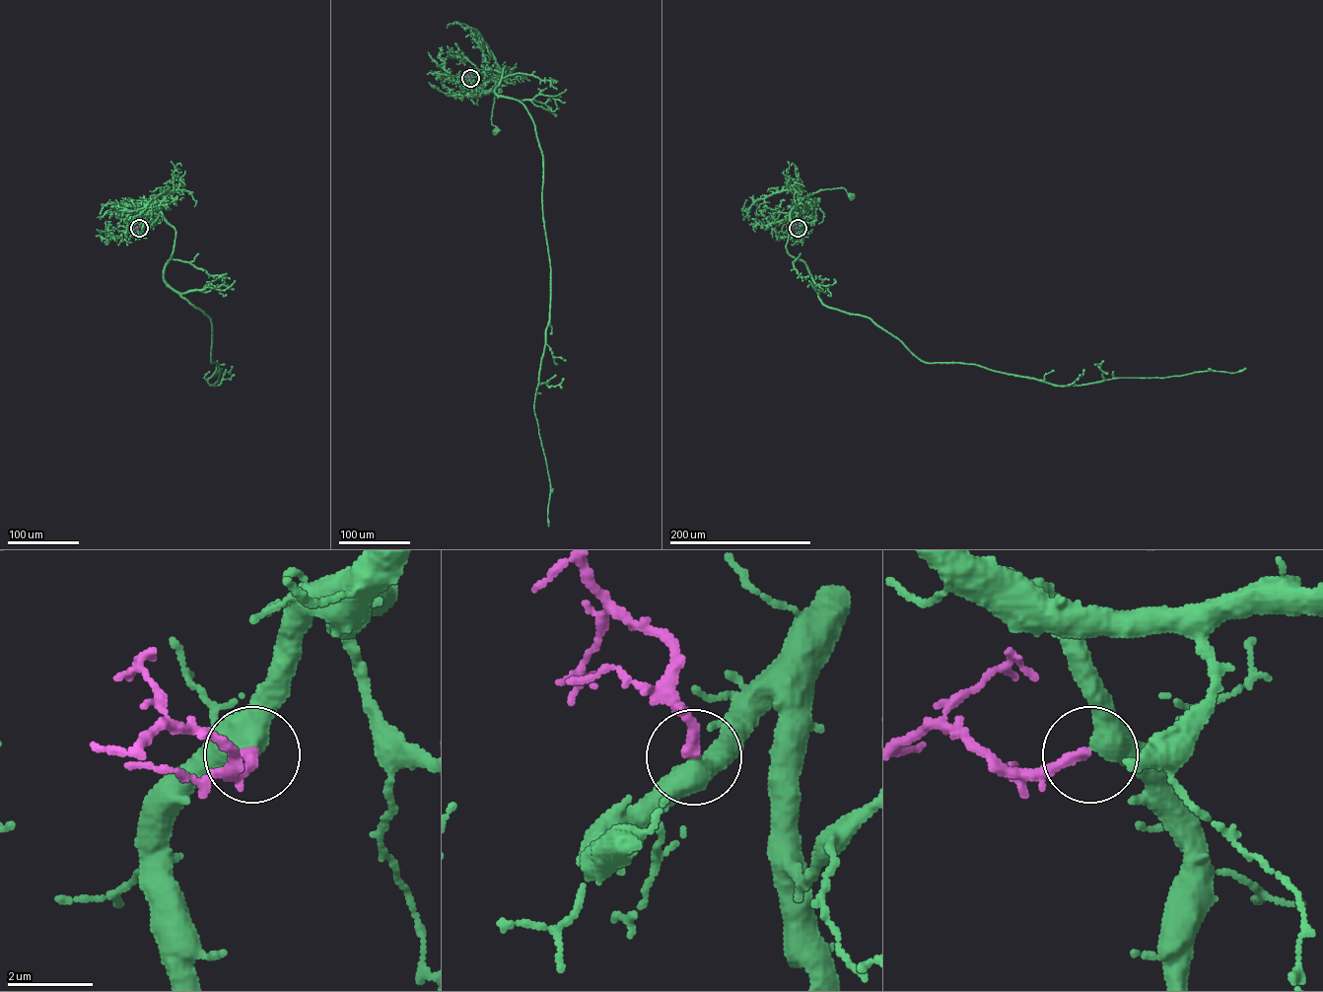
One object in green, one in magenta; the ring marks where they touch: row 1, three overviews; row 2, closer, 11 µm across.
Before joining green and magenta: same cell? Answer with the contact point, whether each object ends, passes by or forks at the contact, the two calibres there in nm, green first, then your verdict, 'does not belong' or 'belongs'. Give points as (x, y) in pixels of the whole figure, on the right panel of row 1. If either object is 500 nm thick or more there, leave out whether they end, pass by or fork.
place (798, 228); green passes by; magenta ends; calibres 440 and 260 nm; belongs

